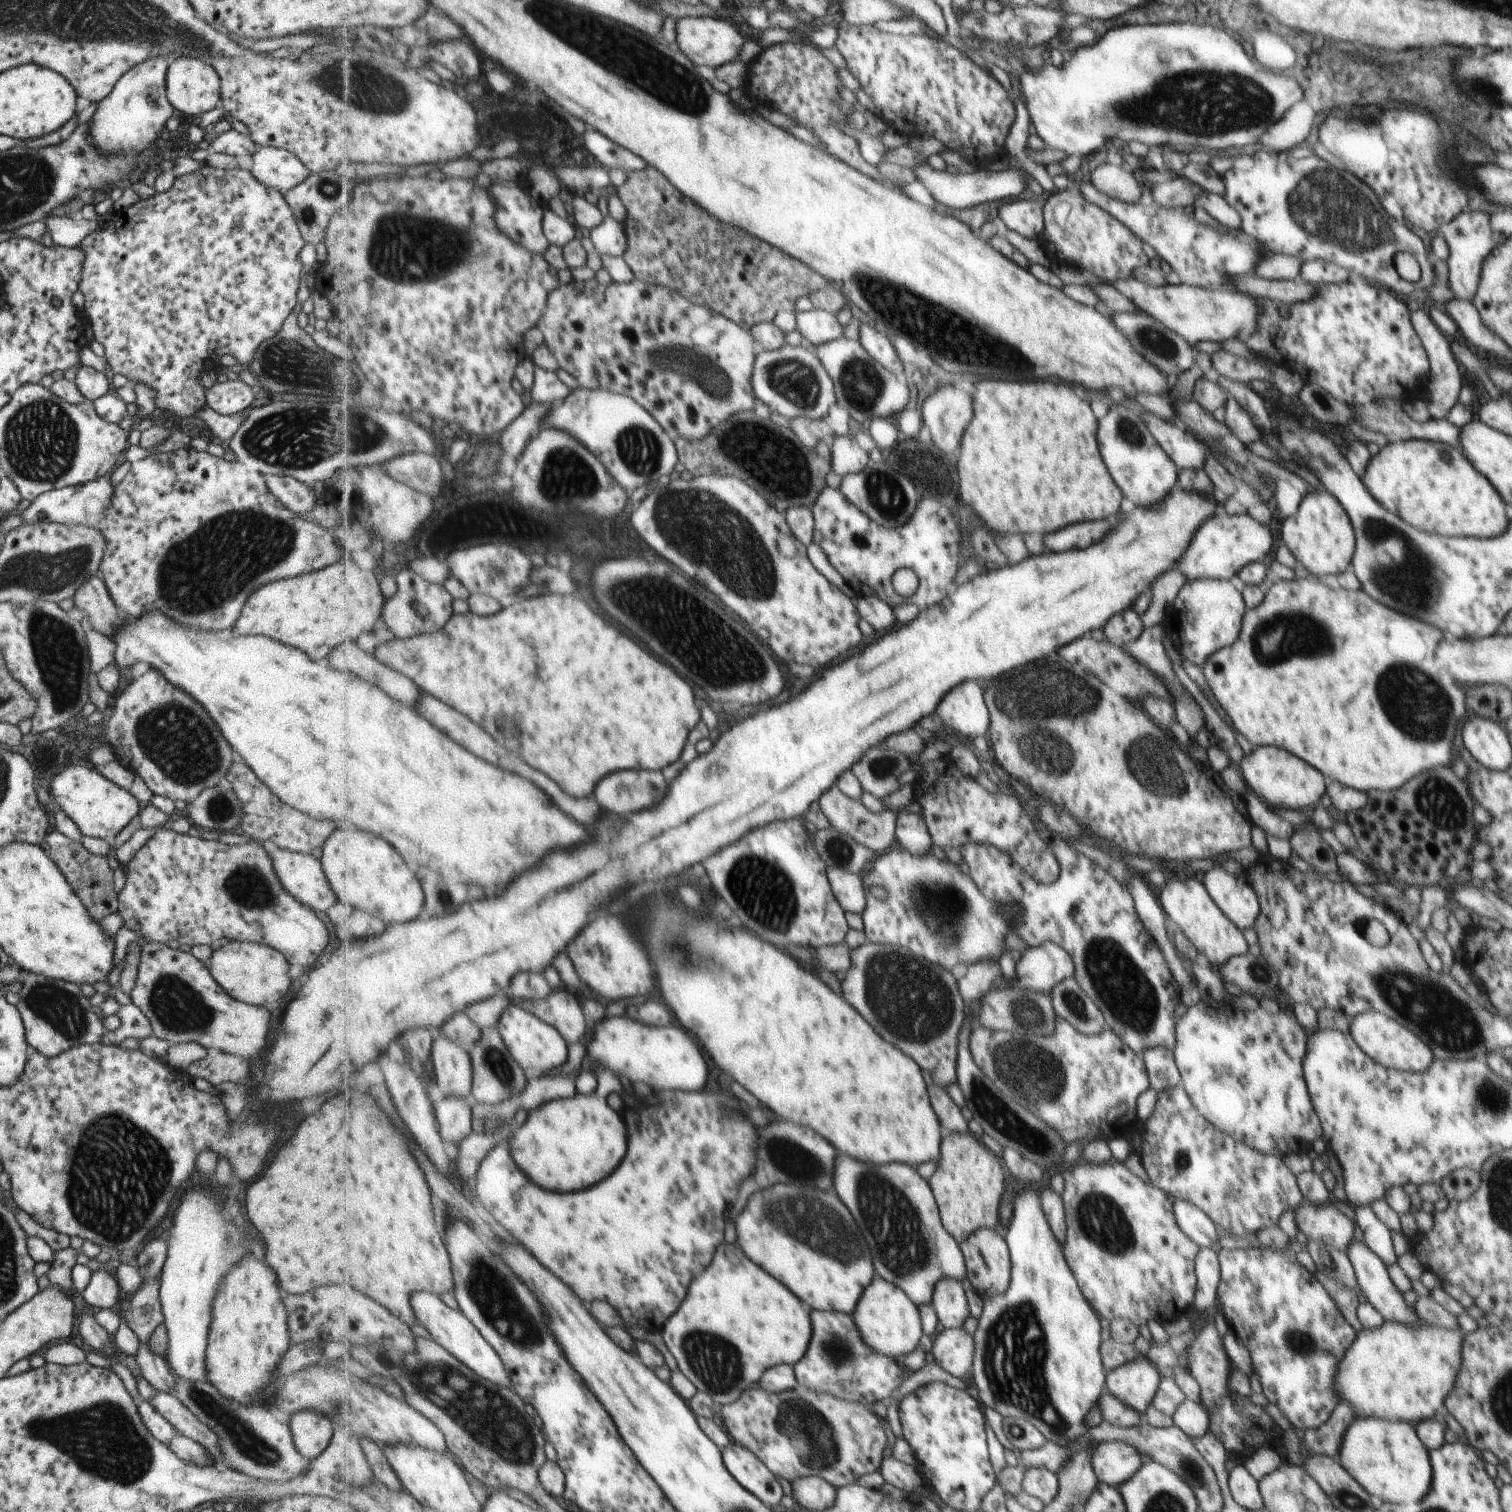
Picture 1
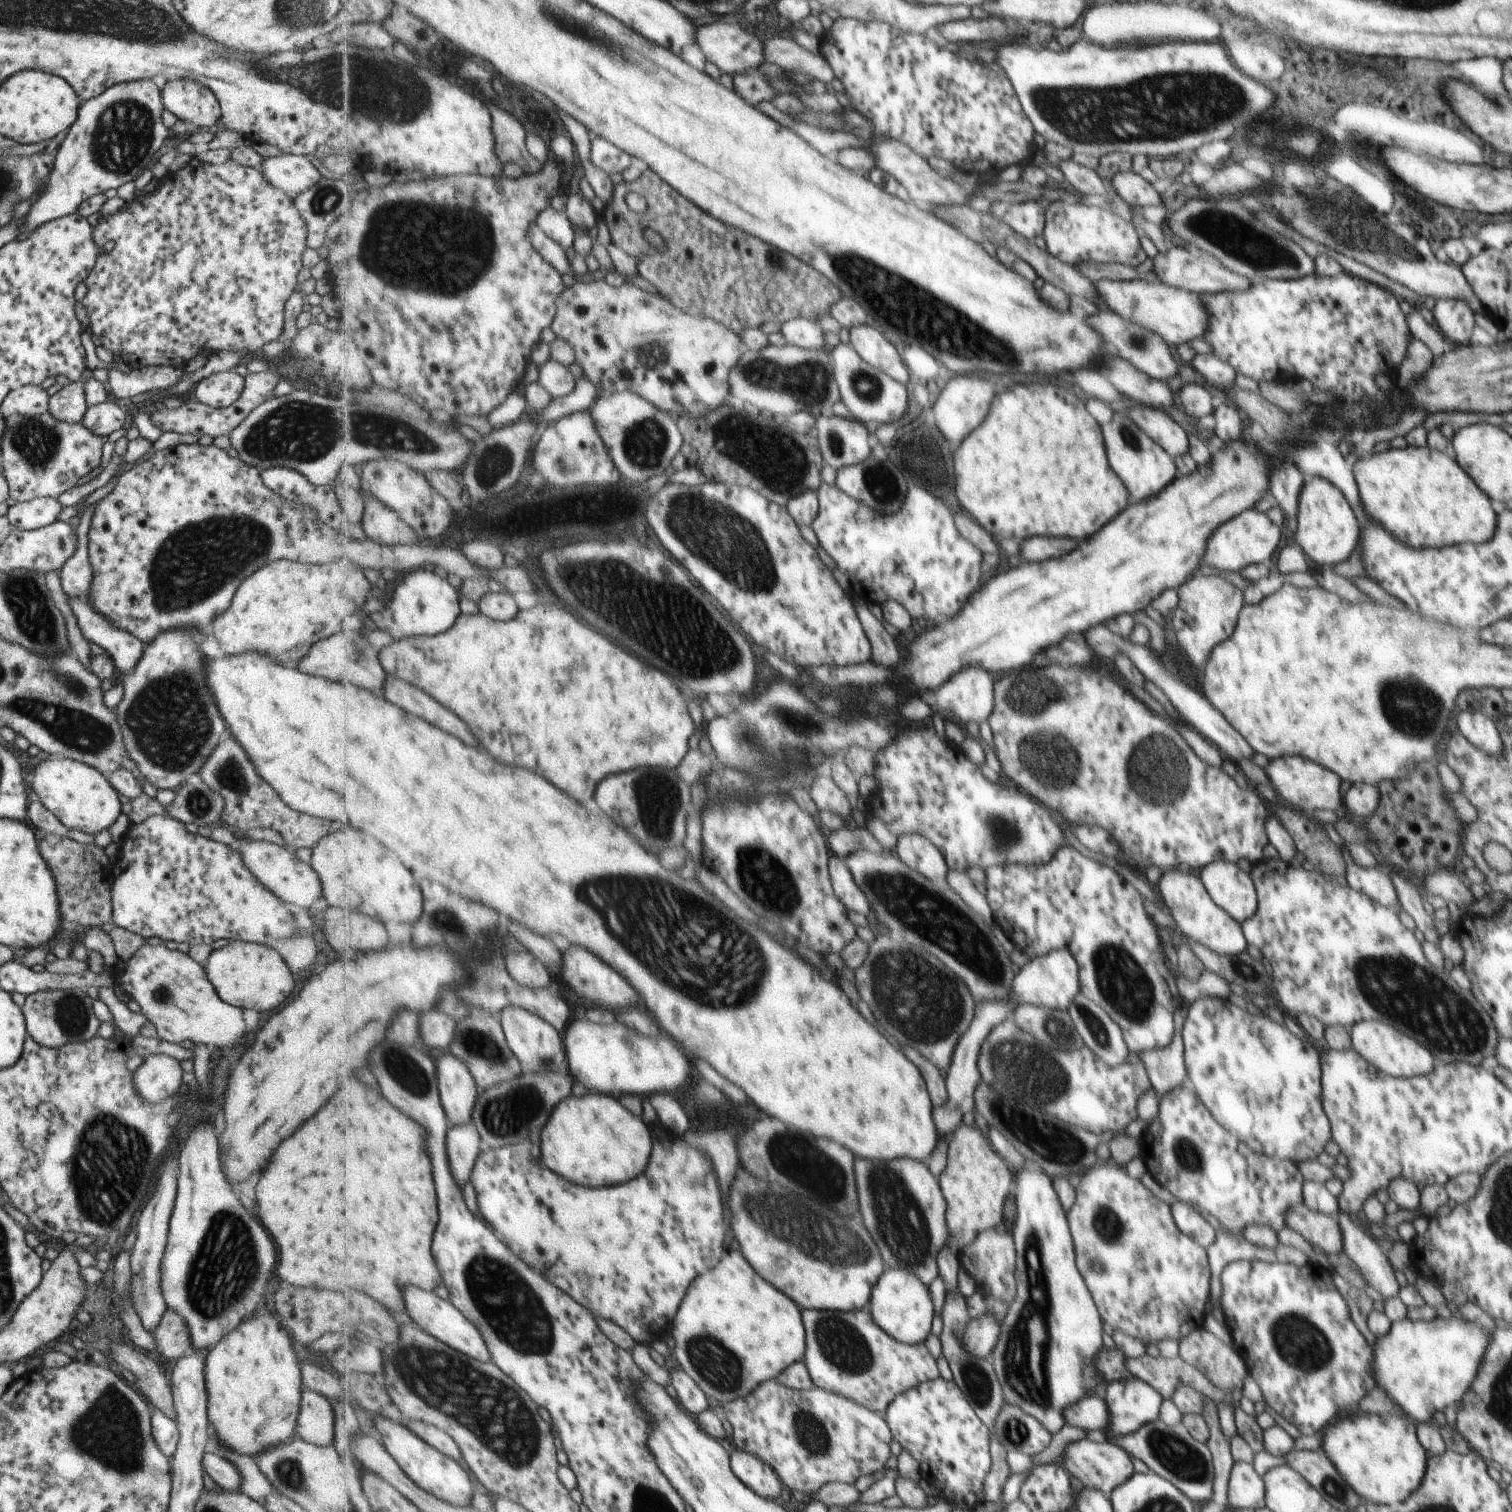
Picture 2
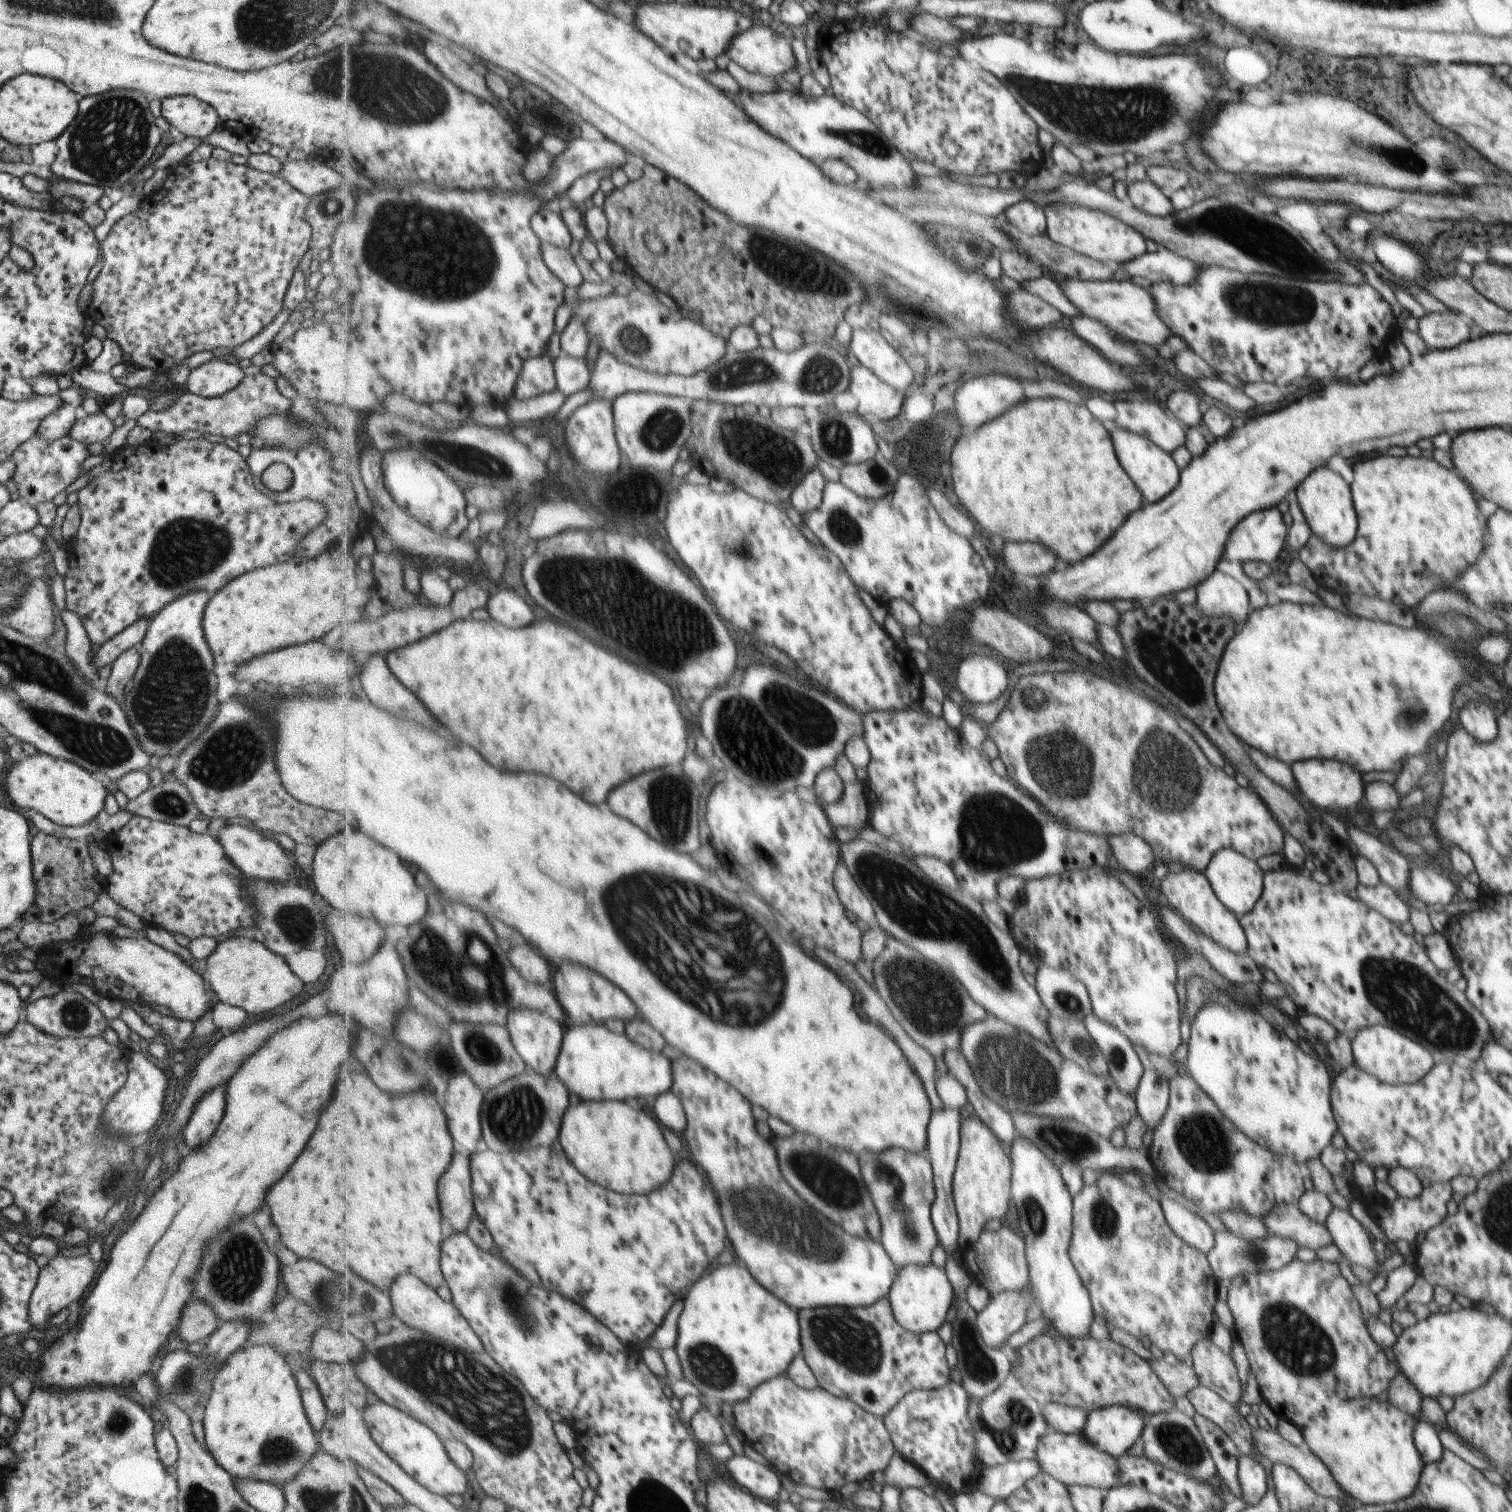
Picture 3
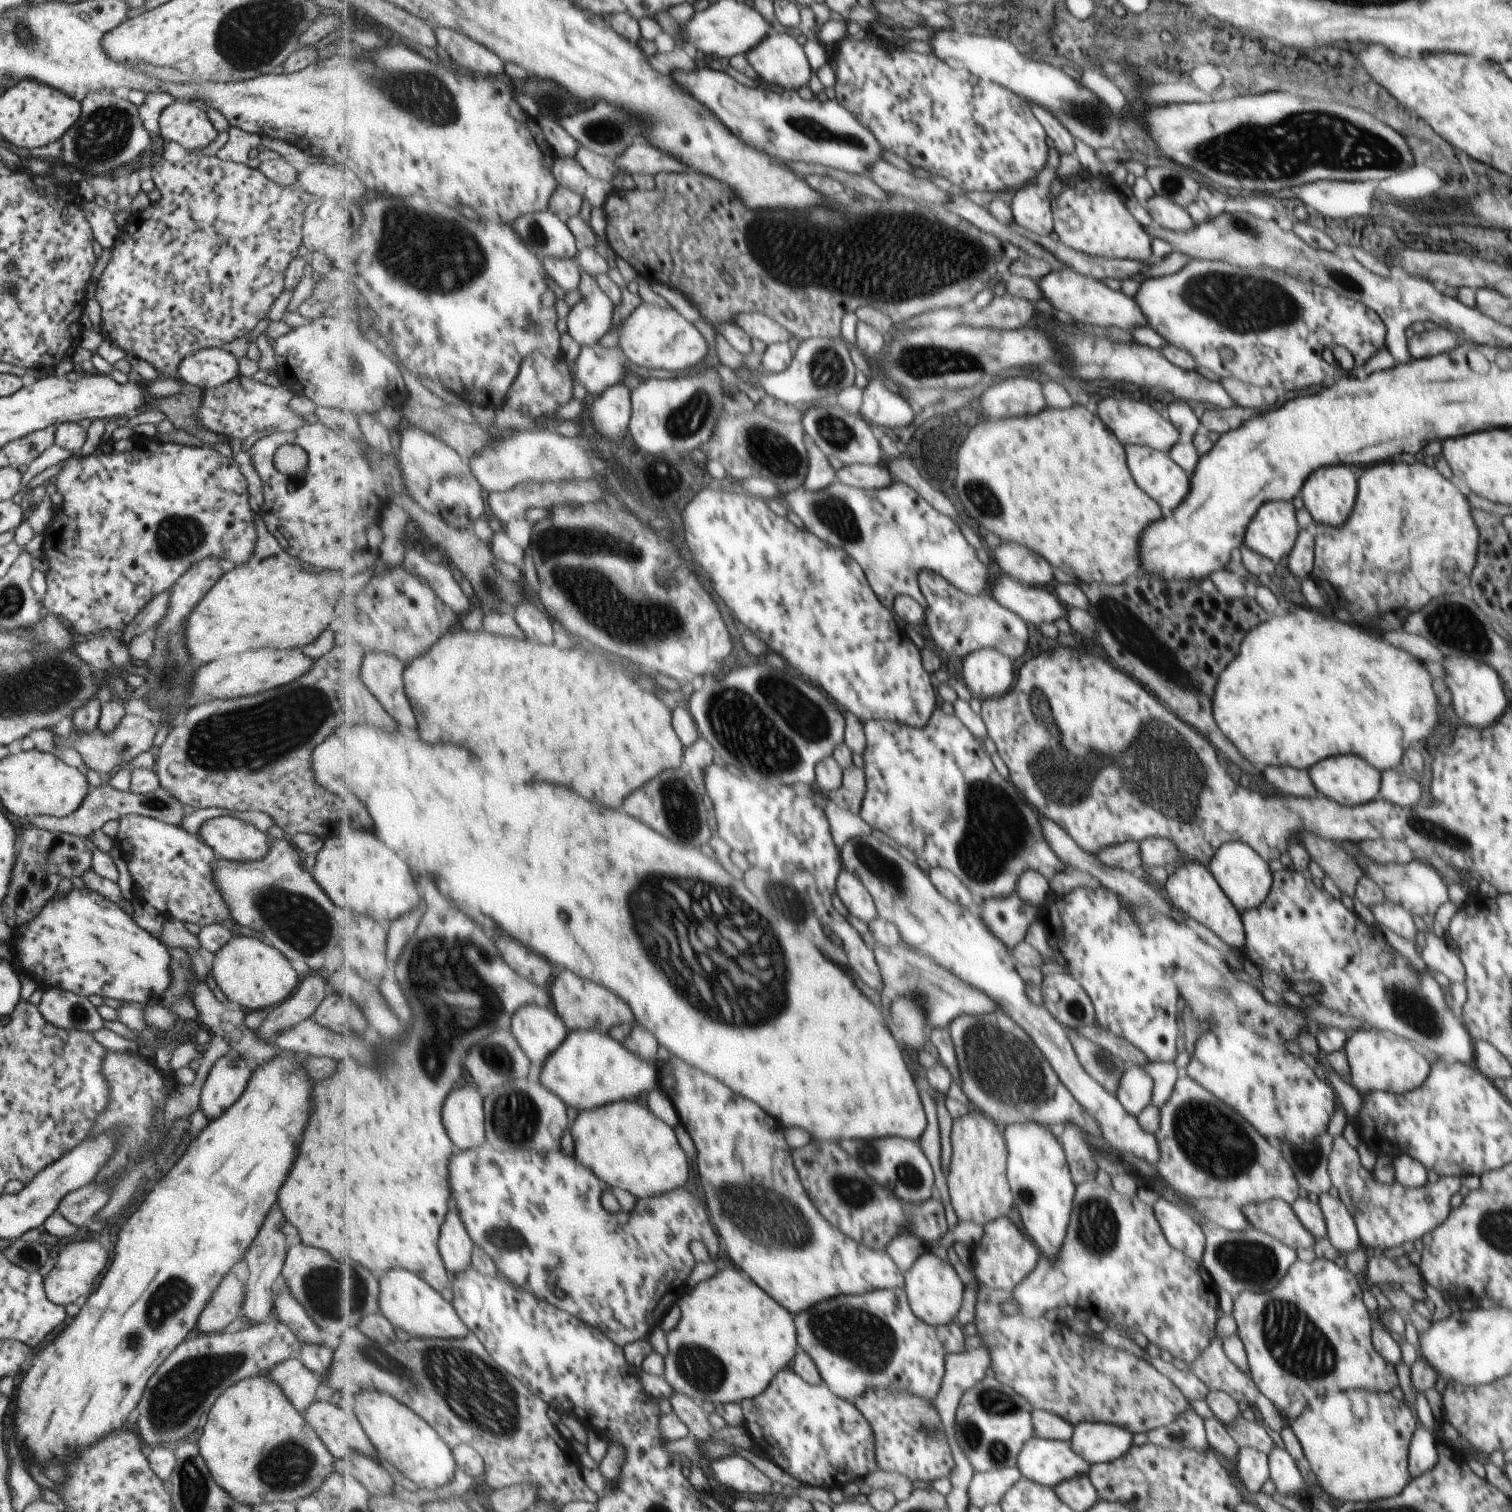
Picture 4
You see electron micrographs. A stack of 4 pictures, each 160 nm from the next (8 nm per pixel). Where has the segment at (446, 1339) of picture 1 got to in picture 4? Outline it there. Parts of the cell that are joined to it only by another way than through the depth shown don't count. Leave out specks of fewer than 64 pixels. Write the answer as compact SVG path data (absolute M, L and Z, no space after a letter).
M395 1269L380 1279L379 1306L382 1313L393 1326L407 1332L410 1337L421 1339L469 1338L472 1331L465 1324L456 1306L445 1300L441 1293L431 1287L423 1277L416 1273Z

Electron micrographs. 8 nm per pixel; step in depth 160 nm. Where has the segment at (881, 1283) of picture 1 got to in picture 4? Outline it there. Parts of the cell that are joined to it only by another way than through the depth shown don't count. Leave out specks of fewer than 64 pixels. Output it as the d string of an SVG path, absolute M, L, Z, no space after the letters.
M926 1253L913 1264L905 1276L905 1292L907 1292L909 1306L913 1314L923 1320L925 1324L932 1326L941 1326L956 1322L963 1304L963 1294L965 1294L965 1284L955 1270L955 1266L933 1253Z

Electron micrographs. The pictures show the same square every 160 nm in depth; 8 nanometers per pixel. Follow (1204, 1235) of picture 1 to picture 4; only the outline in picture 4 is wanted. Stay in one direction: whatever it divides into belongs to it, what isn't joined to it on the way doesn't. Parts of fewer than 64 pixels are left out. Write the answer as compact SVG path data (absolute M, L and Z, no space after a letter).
M1160 1196L1152 1208L1163 1228L1165 1240L1169 1240L1169 1244L1173 1244L1173 1248L1181 1248L1181 1252L1185 1252L1185 1256L1200 1261L1205 1240L1204 1233L1201 1232L1198 1224L1183 1209L1170 1204Z

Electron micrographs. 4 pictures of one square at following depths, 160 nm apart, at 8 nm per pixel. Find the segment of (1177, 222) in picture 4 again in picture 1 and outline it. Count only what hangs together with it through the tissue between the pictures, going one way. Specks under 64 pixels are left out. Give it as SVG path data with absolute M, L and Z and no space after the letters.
M1103 163L1100 166L1096 166L1089 176L1089 182L1103 194L1113 197L1114 199L1124 201L1125 203L1137 203L1141 200L1141 183L1138 183L1131 172L1126 169L1122 169L1117 165L1110 165L1109 163Z

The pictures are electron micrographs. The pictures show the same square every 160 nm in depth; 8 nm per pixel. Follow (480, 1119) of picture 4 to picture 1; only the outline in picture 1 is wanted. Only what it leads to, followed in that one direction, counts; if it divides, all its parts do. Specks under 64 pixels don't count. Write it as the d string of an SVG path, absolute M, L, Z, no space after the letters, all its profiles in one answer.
M434 1030L432 1068L436 1084L445 1097L471 1098L474 1085L474 1064L469 1050Z

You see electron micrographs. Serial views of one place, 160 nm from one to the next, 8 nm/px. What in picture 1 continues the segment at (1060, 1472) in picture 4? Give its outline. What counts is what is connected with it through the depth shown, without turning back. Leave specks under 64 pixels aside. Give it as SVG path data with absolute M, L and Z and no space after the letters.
M1109 1440L1095 1445L1090 1466L1098 1482L1117 1487L1139 1468L1139 1452L1124 1441Z

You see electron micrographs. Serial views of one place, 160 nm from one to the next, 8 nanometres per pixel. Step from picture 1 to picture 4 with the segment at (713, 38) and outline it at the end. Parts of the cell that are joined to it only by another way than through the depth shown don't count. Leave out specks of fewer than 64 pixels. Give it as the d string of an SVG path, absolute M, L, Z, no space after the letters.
M771 32L757 48L748 52L747 58L753 66L752 72L758 77L767 83L777 84L790 91L795 91L801 86L809 86L809 82L813 78L813 68L807 60L803 45L789 34Z

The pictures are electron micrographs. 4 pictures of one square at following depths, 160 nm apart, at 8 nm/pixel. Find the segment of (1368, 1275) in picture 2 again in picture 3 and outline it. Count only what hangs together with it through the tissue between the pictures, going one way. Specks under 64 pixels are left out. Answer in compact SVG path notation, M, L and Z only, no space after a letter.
M1333 1206L1324 1225L1332 1243L1338 1248L1340 1254L1349 1260L1351 1265L1373 1269L1376 1274L1379 1272L1369 1236L1355 1222L1355 1218L1349 1211Z

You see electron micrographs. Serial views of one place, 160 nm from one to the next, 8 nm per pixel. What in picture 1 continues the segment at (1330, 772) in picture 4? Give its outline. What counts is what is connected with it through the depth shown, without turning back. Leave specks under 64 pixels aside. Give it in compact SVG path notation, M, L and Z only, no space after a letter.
M1253 746L1249 754L1247 756L1243 754L1234 767L1245 781L1247 788L1269 808L1304 811L1305 808L1313 806L1323 796L1323 792L1327 791L1323 774L1319 770L1275 746Z

